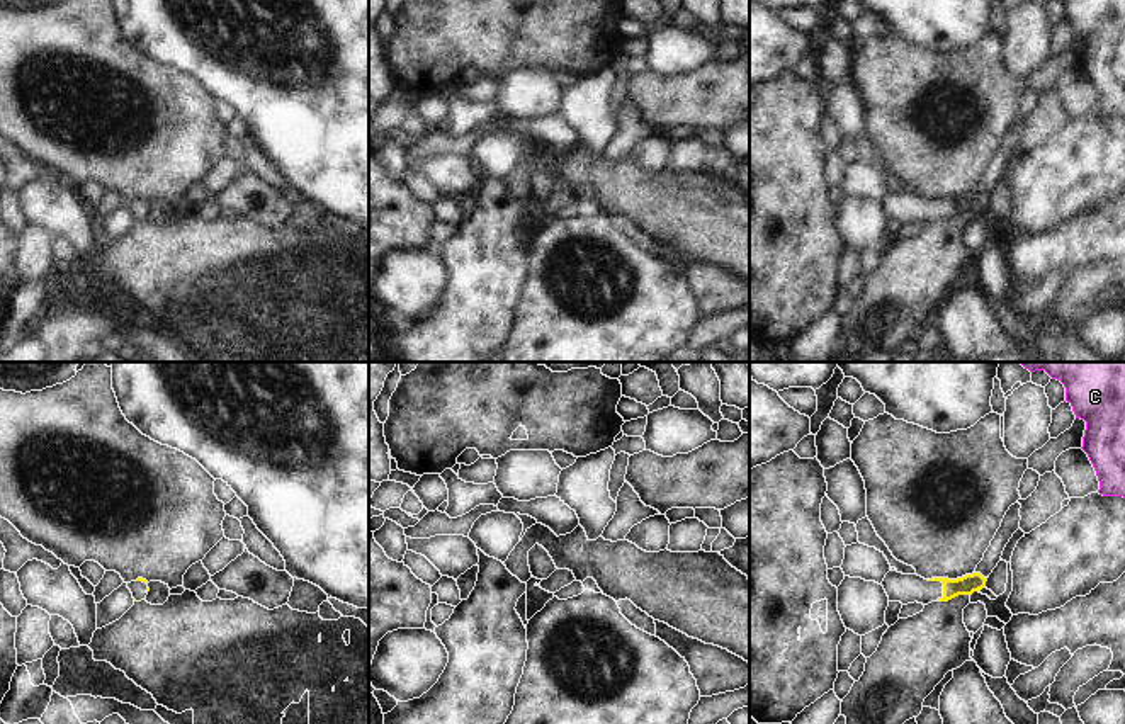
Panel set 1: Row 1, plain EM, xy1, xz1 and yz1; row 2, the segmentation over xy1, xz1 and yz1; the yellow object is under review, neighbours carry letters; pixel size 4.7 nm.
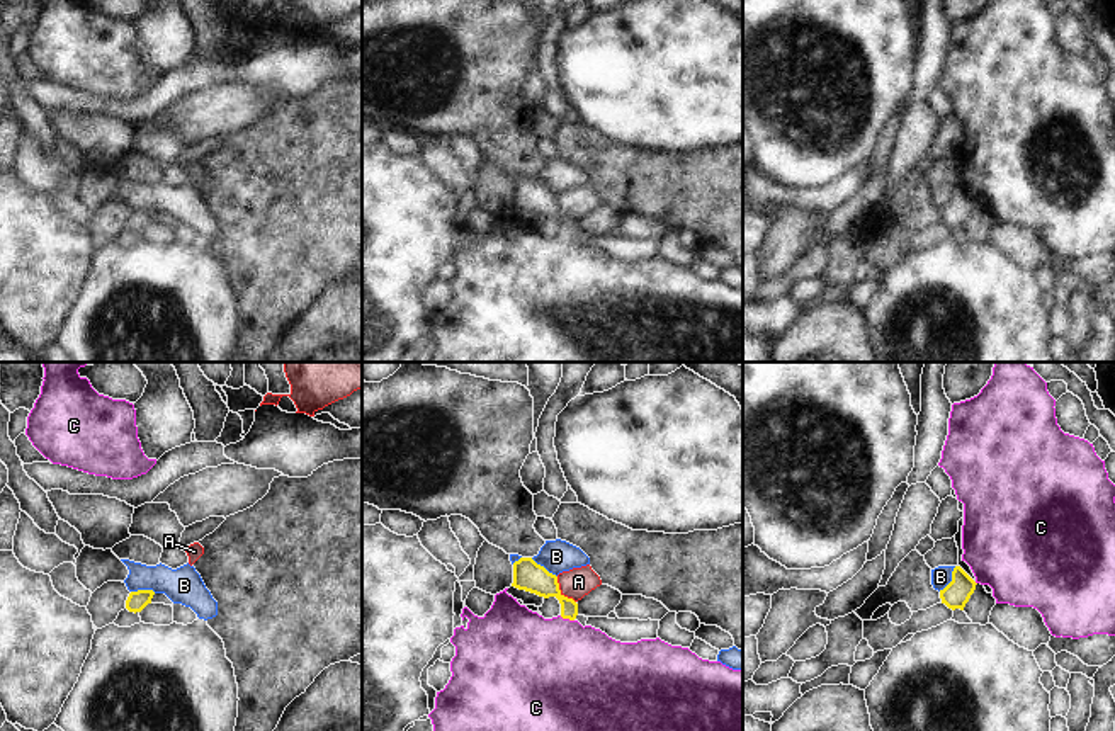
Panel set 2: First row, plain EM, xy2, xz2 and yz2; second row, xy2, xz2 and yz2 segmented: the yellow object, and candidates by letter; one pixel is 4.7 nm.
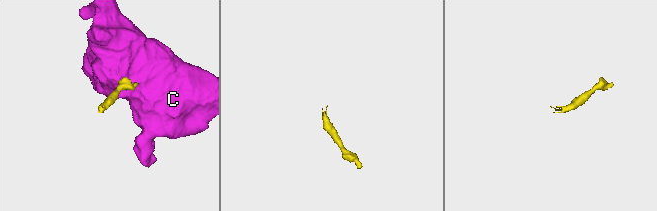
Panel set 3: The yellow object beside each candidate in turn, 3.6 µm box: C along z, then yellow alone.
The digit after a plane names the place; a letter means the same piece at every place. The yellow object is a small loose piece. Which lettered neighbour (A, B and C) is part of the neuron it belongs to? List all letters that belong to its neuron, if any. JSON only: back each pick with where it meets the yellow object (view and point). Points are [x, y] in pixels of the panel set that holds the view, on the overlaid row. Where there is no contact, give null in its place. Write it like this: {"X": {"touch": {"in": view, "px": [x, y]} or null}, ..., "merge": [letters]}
{"merge": []}

